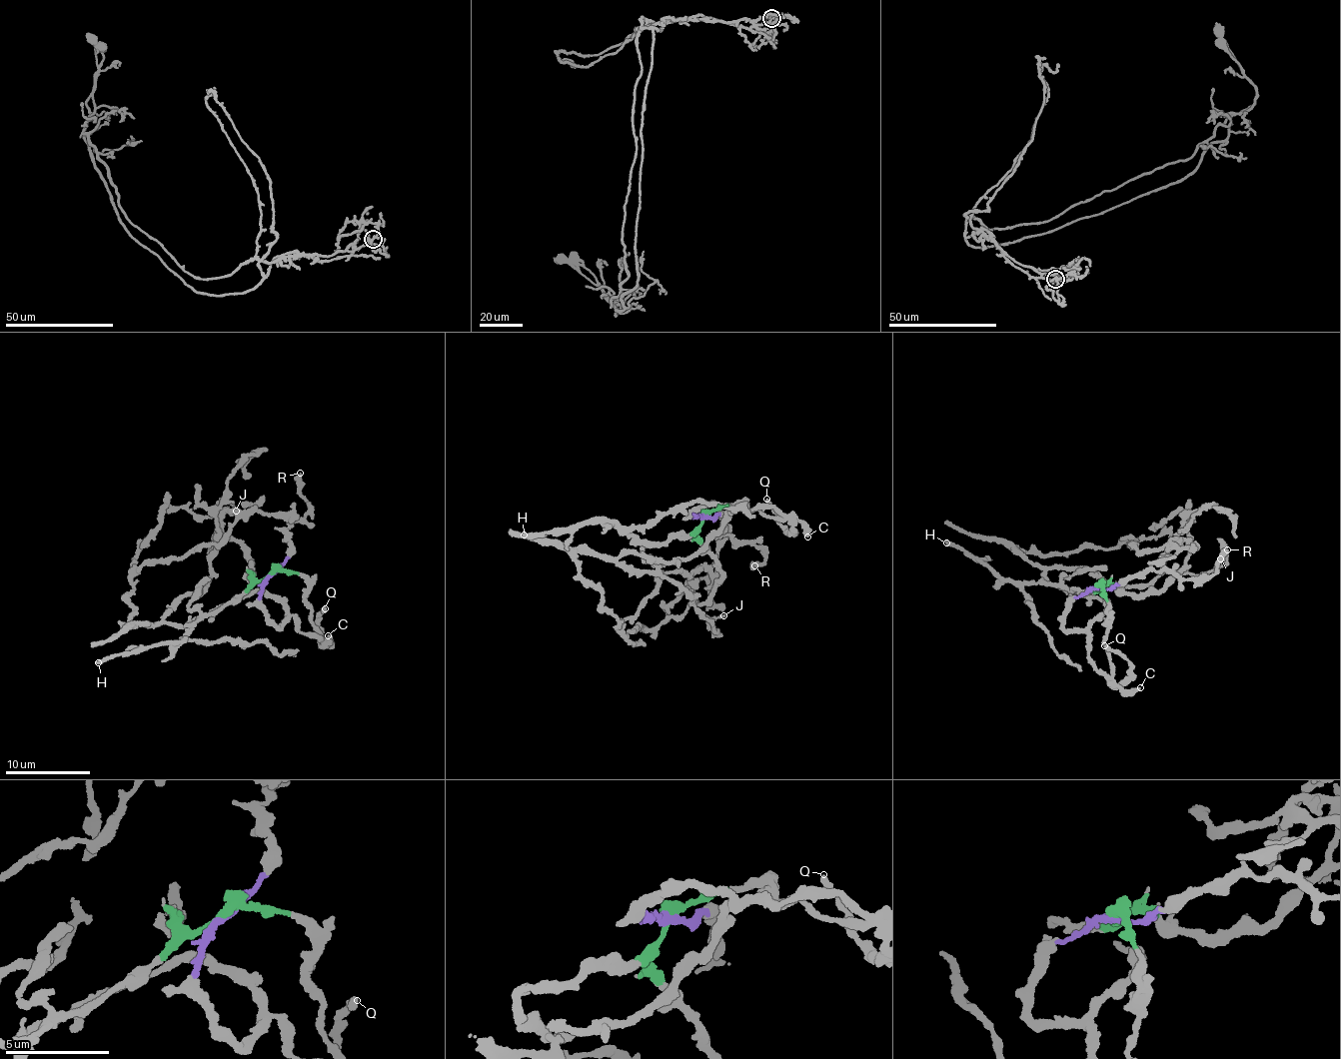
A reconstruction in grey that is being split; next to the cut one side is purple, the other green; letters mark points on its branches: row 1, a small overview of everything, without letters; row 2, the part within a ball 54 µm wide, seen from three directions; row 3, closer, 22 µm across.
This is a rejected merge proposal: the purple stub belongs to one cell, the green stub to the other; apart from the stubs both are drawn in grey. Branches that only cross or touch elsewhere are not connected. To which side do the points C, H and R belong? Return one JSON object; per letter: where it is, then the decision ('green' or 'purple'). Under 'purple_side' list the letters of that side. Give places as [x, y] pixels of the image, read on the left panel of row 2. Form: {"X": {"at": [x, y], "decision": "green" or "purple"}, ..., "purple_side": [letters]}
{"C": {"at": [328, 635], "decision": "green"}, "H": {"at": [98, 662], "decision": "green"}, "R": {"at": [300, 473], "decision": "purple"}, "purple_side": ["R"]}

